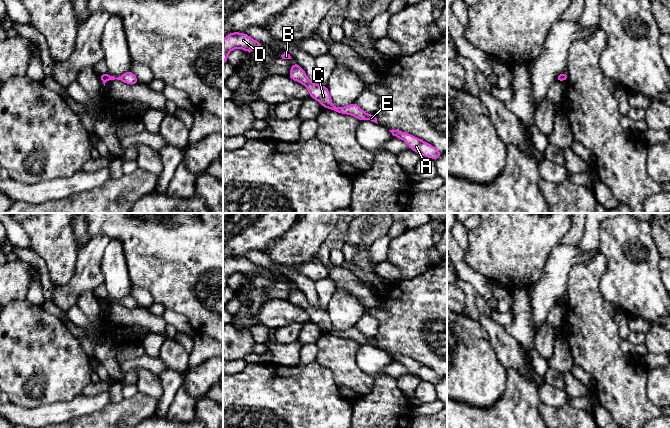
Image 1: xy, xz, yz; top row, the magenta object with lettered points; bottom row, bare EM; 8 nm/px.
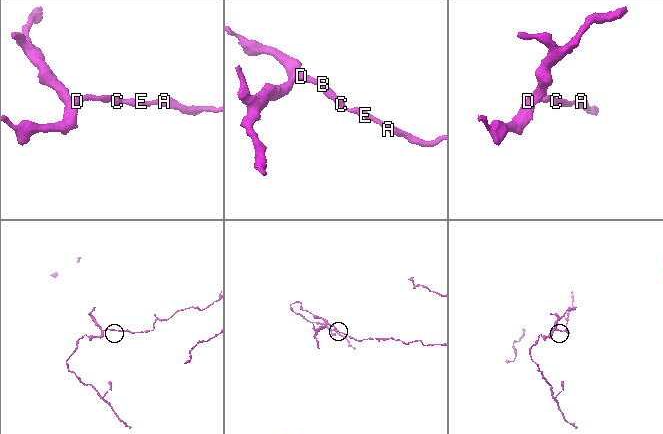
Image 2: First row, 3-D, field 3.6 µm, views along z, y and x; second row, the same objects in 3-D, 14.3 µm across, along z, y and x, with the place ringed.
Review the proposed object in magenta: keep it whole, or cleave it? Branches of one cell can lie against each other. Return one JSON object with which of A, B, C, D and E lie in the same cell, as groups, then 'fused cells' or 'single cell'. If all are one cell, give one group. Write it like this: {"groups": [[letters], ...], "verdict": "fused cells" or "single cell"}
{"groups": [["A", "E"], ["B", "C", "D"]], "verdict": "fused cells"}

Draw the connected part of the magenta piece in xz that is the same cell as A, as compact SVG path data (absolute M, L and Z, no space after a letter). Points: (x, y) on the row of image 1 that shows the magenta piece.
M389 130L393 136L402 139L411 150L418 152L421 156L426 156L432 160L437 160L443 153L437 150L433 145L400 130Z

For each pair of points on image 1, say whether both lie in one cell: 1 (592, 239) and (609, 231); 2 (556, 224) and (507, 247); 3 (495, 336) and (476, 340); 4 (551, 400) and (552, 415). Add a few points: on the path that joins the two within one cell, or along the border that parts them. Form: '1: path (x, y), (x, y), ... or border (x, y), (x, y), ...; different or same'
1: border (600, 223), (598, 246); different
2: path (544, 224), (530, 224), (519, 235); same
3: border (478, 320), (486, 331), (489, 342), (498, 359); different
4: border (540, 400), (554, 407), (562, 407), (566, 404); different

